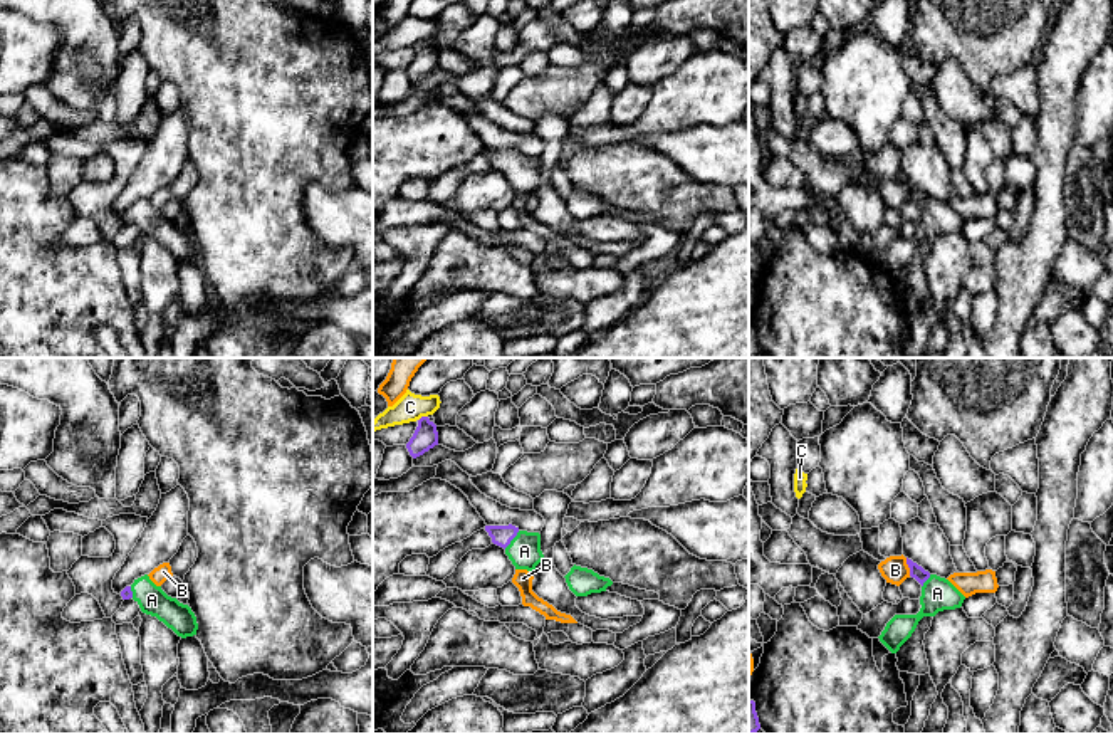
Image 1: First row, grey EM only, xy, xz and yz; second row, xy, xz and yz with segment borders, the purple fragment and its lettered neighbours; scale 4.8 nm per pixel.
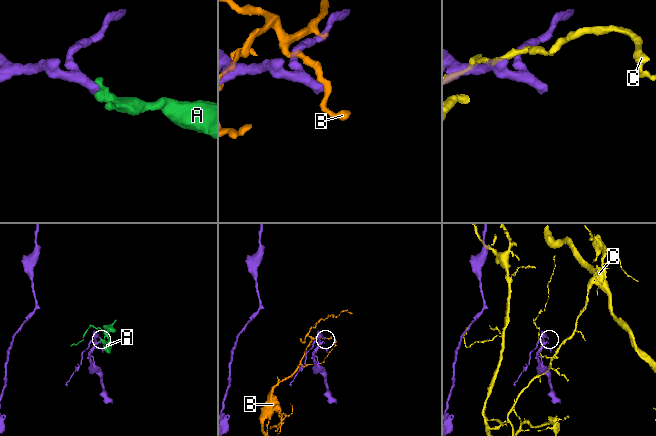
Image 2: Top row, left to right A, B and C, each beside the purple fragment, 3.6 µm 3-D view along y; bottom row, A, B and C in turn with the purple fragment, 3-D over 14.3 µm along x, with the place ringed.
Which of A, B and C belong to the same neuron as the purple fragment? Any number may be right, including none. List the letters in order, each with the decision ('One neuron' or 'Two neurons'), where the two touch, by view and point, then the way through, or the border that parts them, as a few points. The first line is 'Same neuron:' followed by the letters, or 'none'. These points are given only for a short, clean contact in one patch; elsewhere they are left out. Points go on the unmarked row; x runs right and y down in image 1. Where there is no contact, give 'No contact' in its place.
Same neuron: A
A: One neuron. Touches purple at xz (512, 162). Path across: xz (501, 158), (512, 162), (524, 175)
B: Two neurons. Touches purple at yz (909, 190). Boundary: yz (905, 182), (910, 199)
C: Two neurons. Touches purple at xz (422, 41). Boundary: xz (427, 39), (418, 44)

